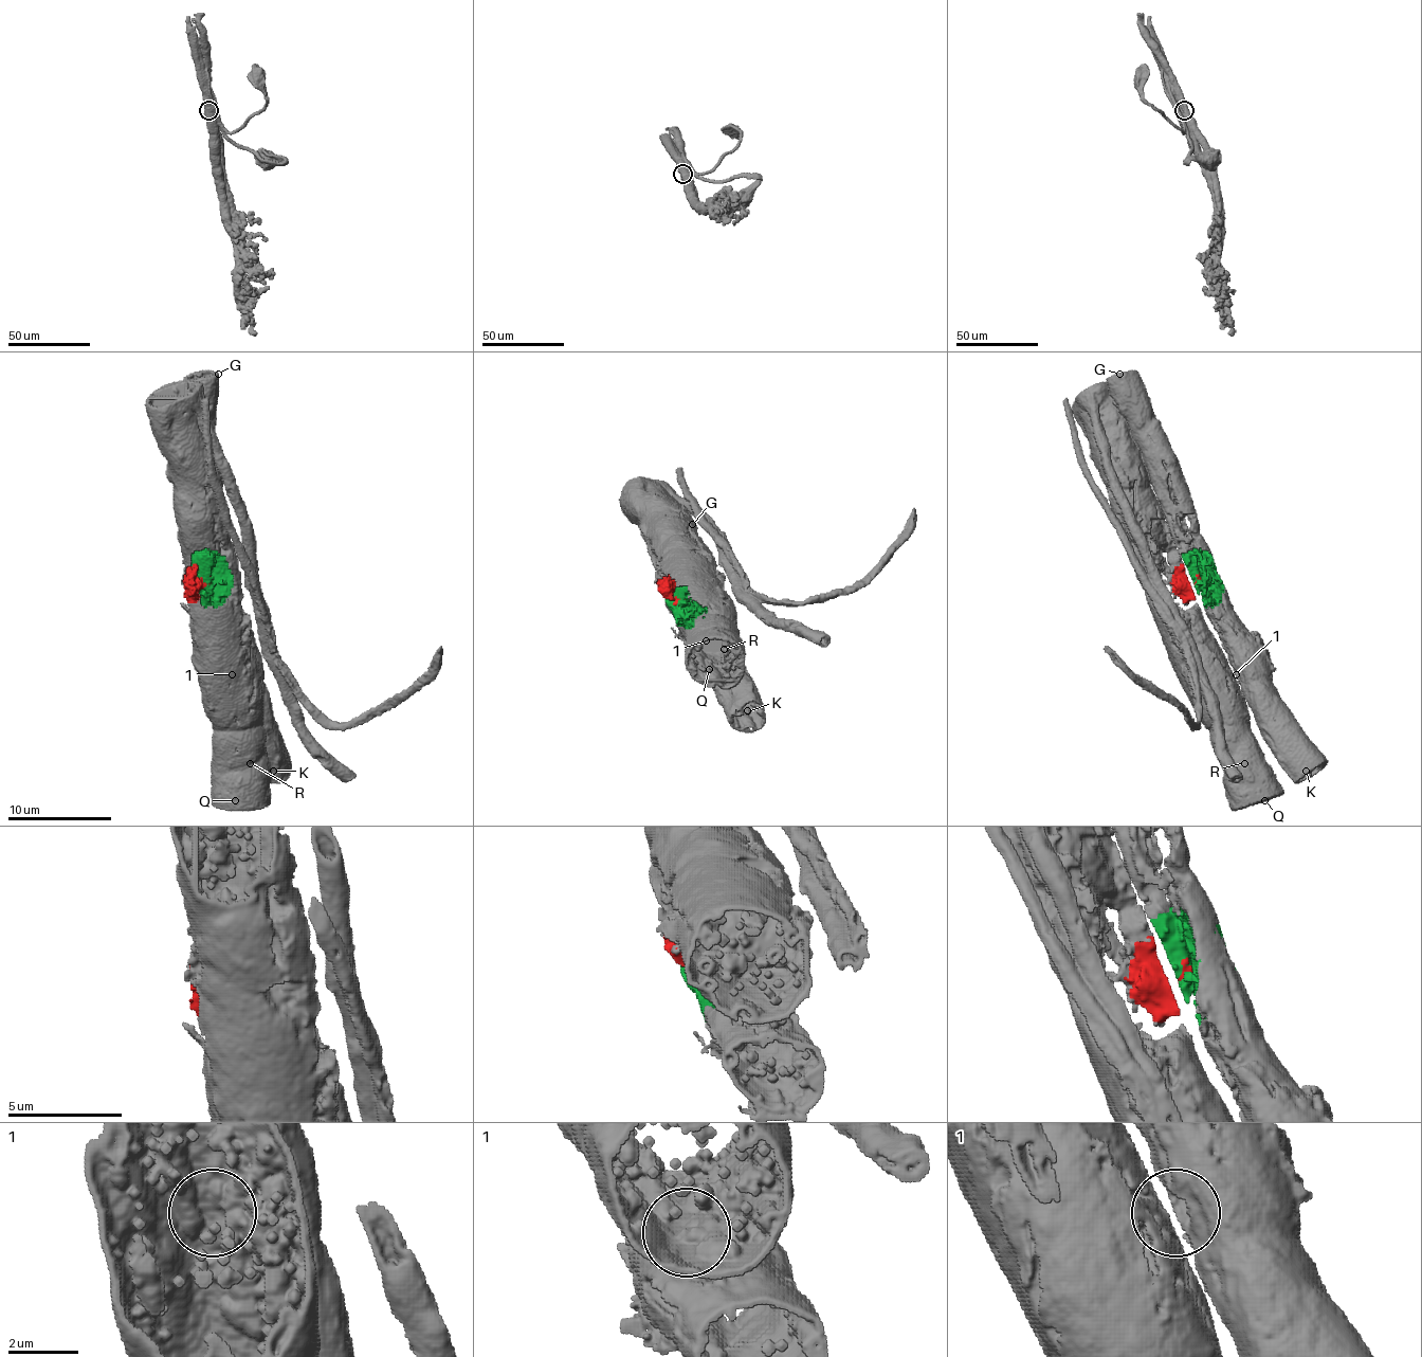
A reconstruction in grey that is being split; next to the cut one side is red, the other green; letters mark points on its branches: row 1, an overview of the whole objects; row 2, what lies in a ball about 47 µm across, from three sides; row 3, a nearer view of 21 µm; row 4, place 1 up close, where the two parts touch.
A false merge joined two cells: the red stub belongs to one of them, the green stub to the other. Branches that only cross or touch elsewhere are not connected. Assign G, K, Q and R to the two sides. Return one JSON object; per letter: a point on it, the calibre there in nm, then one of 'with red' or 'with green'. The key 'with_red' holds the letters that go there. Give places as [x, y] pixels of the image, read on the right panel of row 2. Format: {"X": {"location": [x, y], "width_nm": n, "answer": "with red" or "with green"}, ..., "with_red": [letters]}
{"G": {"location": [1119, 374], "width_nm": 600, "answer": "with green"}, "K": {"location": [1306, 771], "width_nm": 190, "answer": "with green"}, "Q": {"location": [1264, 800], "width_nm": 110, "answer": "with red"}, "R": {"location": [1244, 763], "width_nm": 120, "answer": "with red"}, "with_red": ["Q", "R"]}

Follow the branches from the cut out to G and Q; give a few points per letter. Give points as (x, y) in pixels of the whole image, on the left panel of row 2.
G: (205, 580), (205, 404), (218, 373)
Q: (205, 580), (198, 580), (198, 585), (205, 710), (213, 731), (213, 773), (234, 801)

